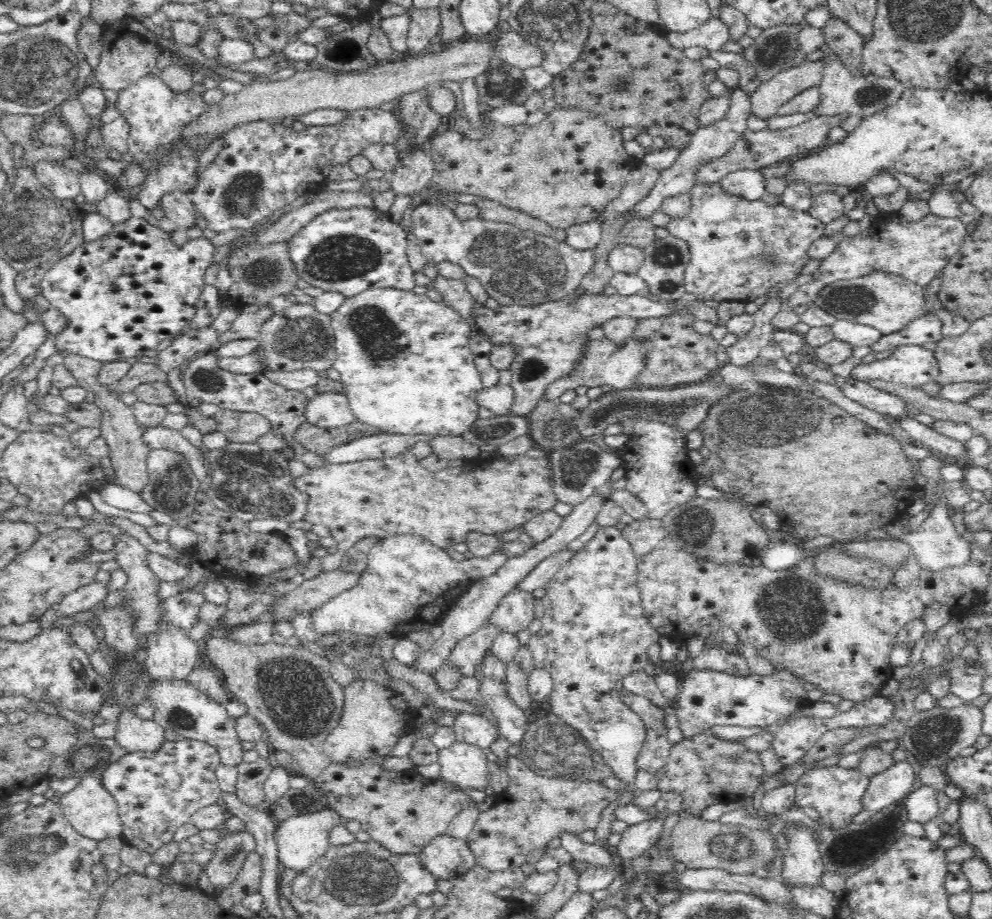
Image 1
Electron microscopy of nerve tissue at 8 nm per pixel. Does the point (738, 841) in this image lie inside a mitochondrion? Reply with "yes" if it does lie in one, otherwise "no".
yes

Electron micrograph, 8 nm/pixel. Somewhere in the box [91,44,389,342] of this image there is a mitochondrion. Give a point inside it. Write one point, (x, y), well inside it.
(343, 257)

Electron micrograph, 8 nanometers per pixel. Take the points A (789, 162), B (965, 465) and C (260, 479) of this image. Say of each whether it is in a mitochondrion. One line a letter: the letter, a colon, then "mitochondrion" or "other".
A: other
B: other
C: mitochondrion

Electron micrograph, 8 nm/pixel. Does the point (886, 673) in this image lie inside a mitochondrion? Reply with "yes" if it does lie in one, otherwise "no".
no

